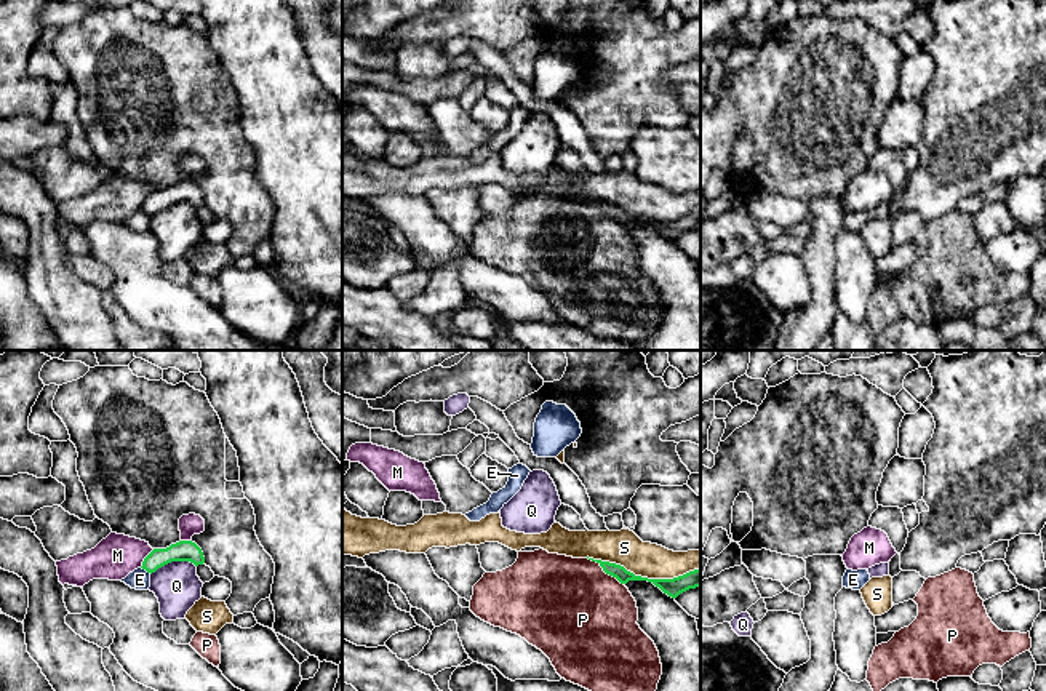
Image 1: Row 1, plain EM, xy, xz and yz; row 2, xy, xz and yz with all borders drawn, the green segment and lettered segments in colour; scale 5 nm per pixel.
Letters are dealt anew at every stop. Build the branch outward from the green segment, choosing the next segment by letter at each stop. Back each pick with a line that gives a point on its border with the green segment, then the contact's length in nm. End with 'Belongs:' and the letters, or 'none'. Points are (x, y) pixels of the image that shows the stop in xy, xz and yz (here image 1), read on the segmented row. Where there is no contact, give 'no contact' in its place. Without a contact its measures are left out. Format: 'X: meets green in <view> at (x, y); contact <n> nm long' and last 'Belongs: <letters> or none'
Belongs: none

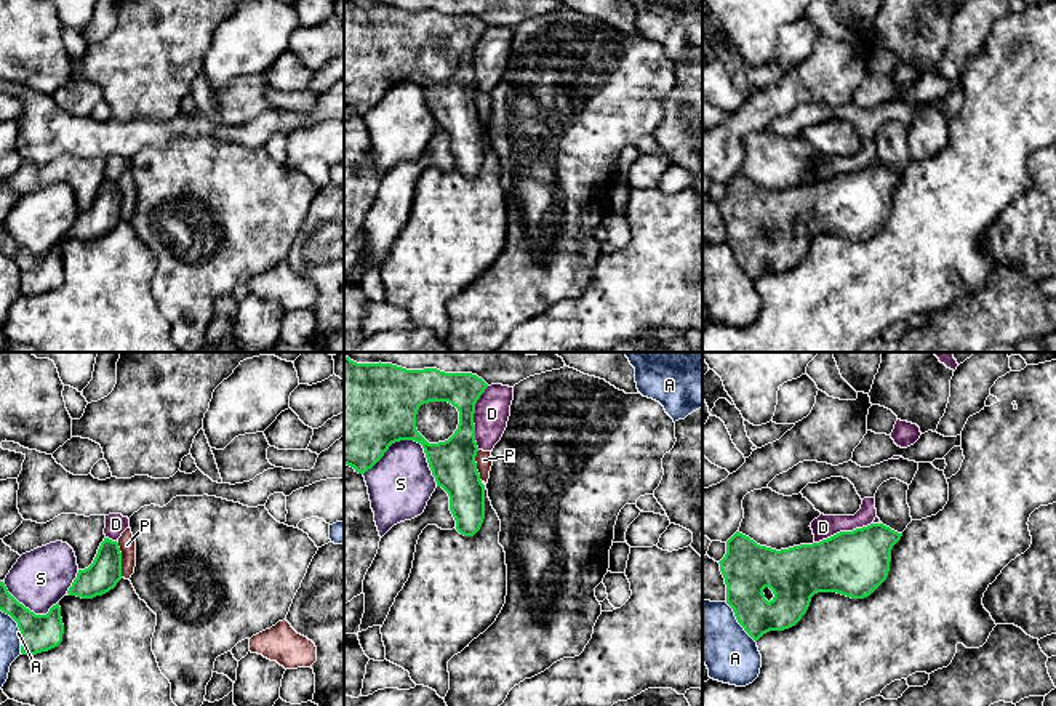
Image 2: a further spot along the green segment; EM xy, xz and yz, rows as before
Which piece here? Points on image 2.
Belongs: none

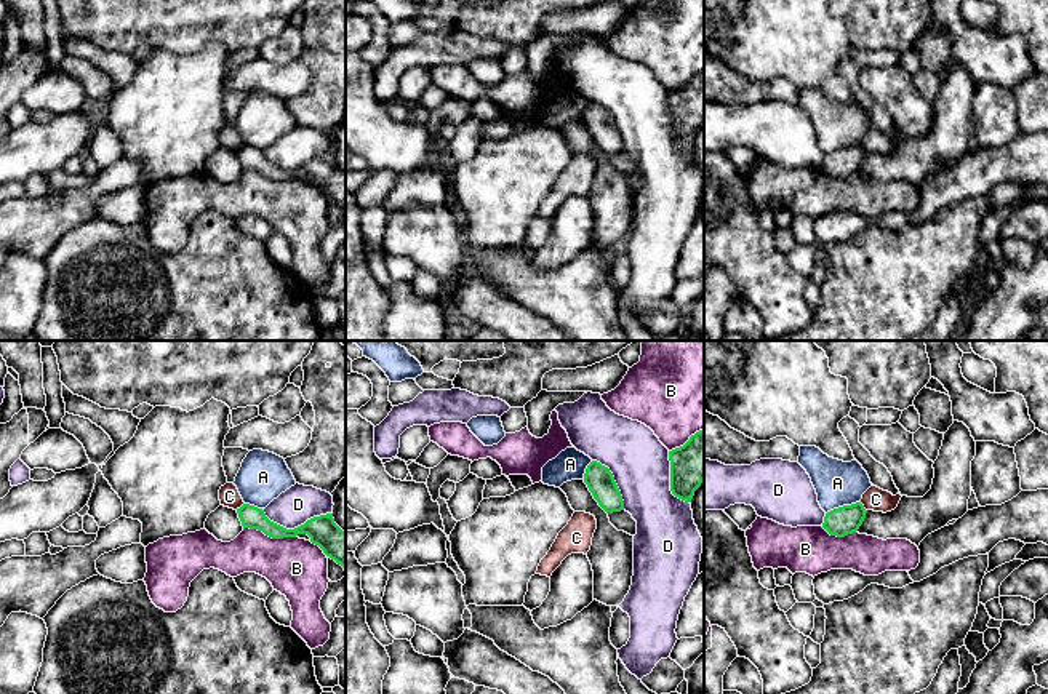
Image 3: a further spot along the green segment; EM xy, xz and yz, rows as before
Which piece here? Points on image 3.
Belongs: none

